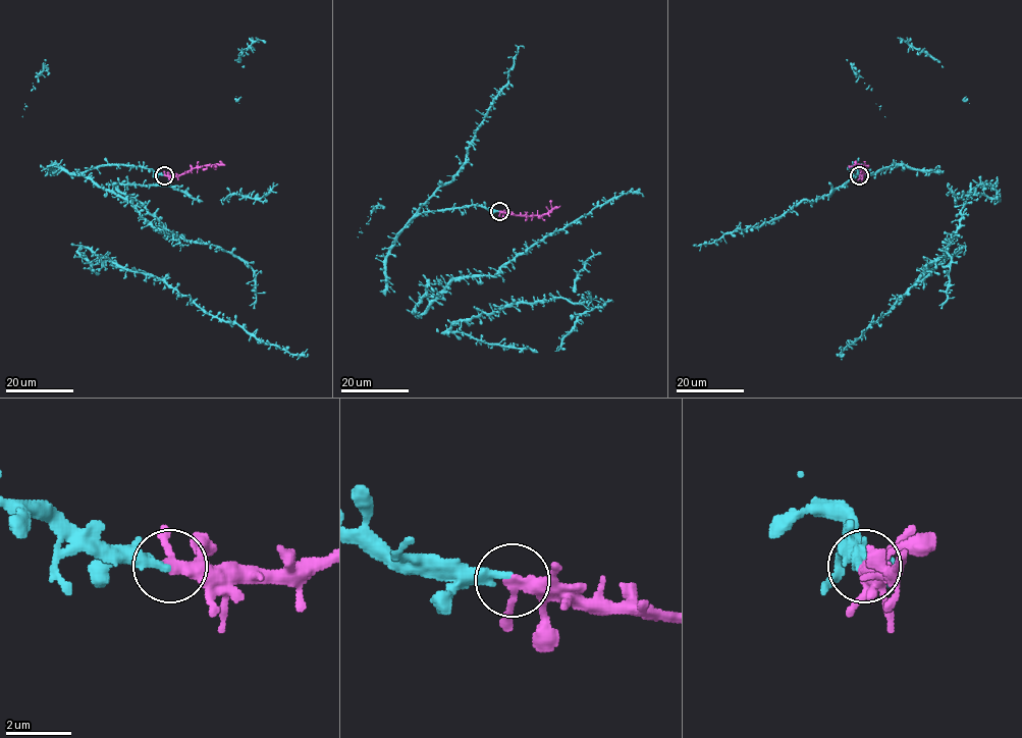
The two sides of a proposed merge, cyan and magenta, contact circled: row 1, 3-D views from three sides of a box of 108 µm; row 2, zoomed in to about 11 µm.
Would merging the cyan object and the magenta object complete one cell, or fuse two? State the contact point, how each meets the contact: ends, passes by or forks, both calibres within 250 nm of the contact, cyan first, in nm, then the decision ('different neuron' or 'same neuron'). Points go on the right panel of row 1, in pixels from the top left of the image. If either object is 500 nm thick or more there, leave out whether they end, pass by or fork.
at (859, 175); cyan ends there; magenta passes by; 280 nm thick on the cyan side, 320 nm on the other; same neuron

